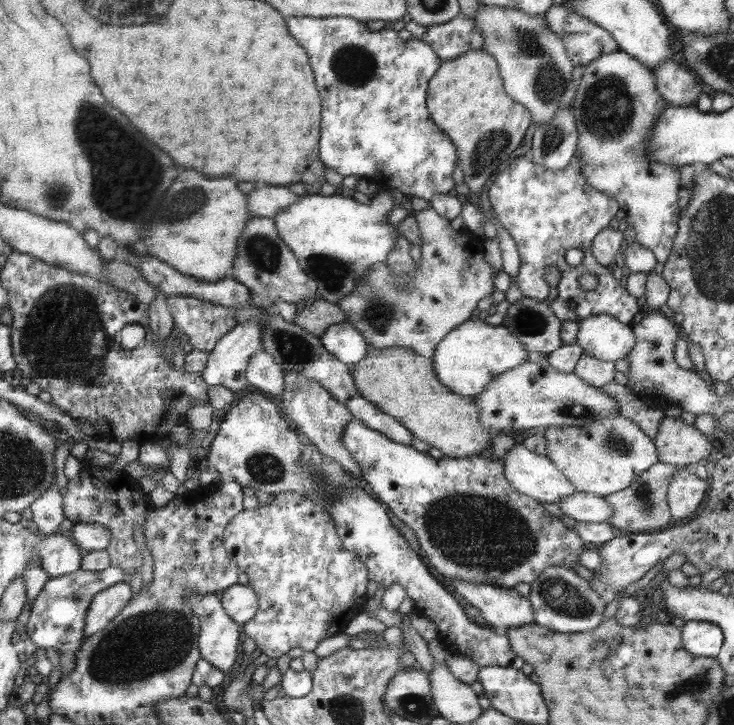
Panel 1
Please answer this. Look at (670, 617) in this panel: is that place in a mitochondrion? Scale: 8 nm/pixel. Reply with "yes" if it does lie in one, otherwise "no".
no

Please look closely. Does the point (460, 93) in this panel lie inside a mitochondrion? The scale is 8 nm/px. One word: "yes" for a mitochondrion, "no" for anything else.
no

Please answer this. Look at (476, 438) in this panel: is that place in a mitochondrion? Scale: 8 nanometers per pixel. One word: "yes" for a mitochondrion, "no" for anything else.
no

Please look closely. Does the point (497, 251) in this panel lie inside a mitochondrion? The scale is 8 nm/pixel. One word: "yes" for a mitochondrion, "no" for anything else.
no

